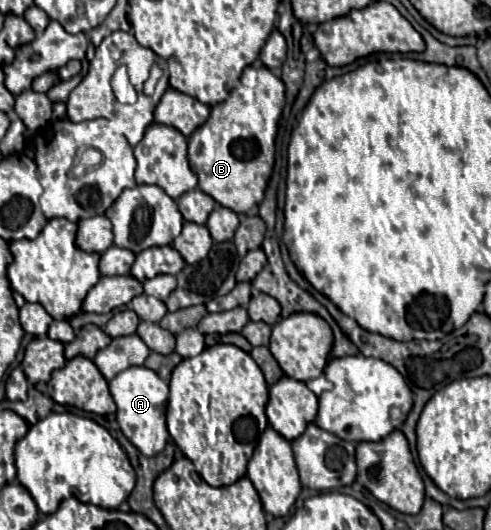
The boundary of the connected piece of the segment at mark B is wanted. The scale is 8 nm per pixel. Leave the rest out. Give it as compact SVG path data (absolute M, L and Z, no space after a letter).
M247 66L229 98L211 106L209 120L189 136L189 162L199 176L199 190L237 214L263 200L275 162L275 136L283 104L285 84L281 78L267 66Z

